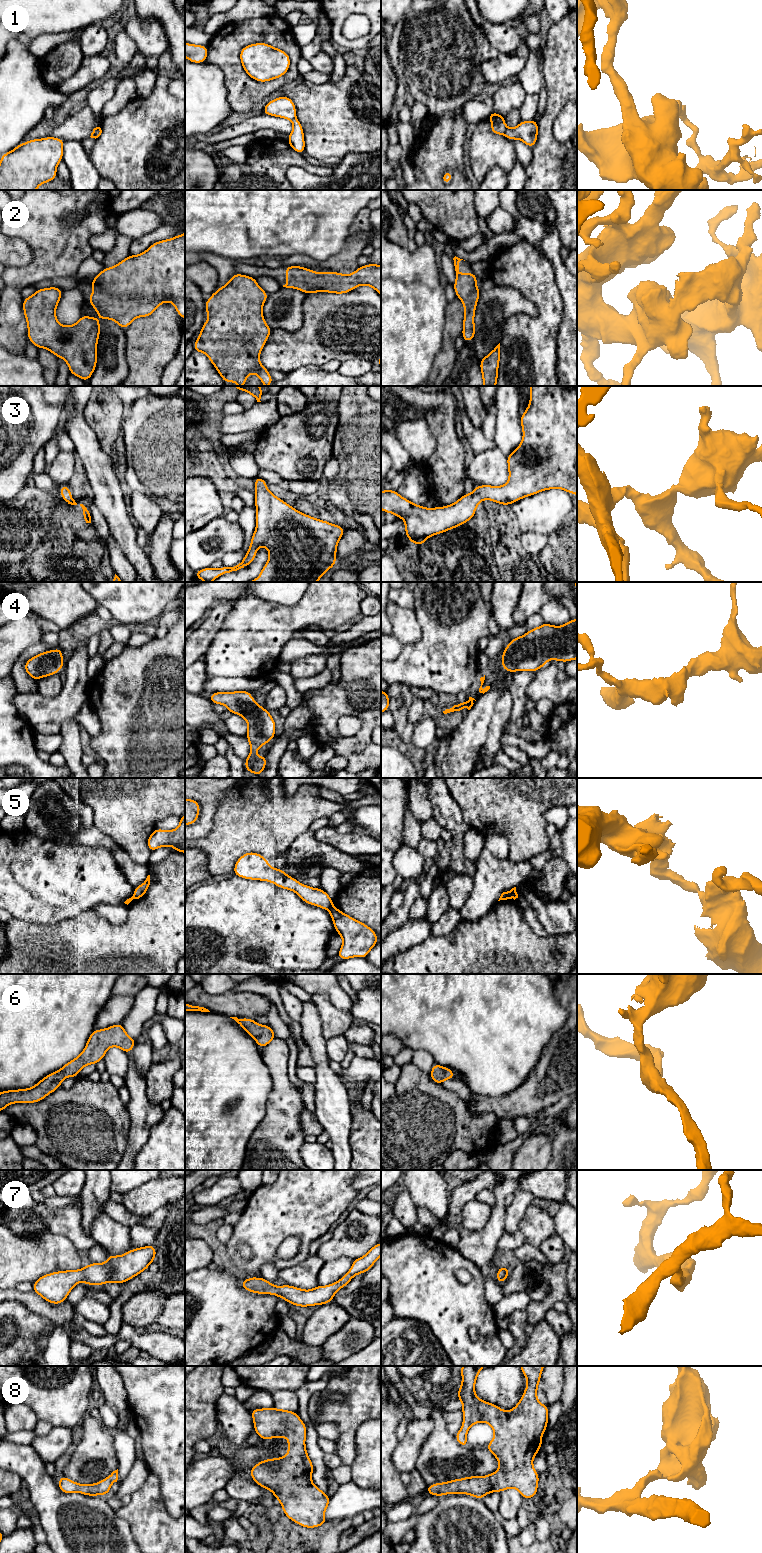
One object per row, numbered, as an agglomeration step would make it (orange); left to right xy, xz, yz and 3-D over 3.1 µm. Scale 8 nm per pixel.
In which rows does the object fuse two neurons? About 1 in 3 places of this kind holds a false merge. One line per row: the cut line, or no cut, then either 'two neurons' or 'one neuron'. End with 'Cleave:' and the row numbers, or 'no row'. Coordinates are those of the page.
1: cut in yz along (507, 128), (504, 134); two neurons
2: no cut; one neuron
3: no cut; one neuron
4: no cut; one neuron
5: cut in yz along (509, 891), (512, 897); two neurons
6: no cut; one neuron
7: no cut; one neuron
8: no cut; one neuron
Cleave: 1, 5

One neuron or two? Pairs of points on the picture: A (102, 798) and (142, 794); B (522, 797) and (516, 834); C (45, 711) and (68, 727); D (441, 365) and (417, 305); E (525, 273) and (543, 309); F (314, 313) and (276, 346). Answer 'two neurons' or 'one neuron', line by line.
A: one neuron
B: one neuron
C: two neurons
D: two neurons
E: one neuron
F: one neuron

